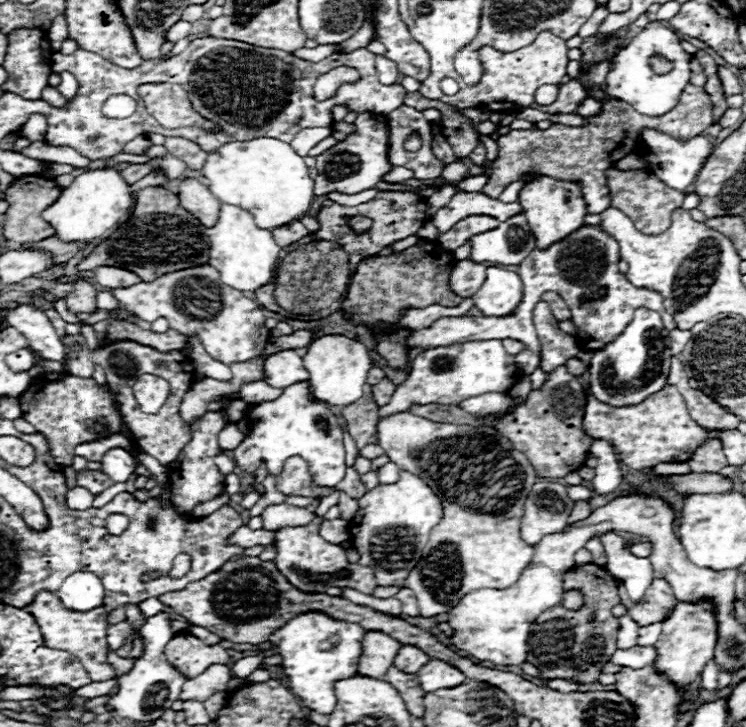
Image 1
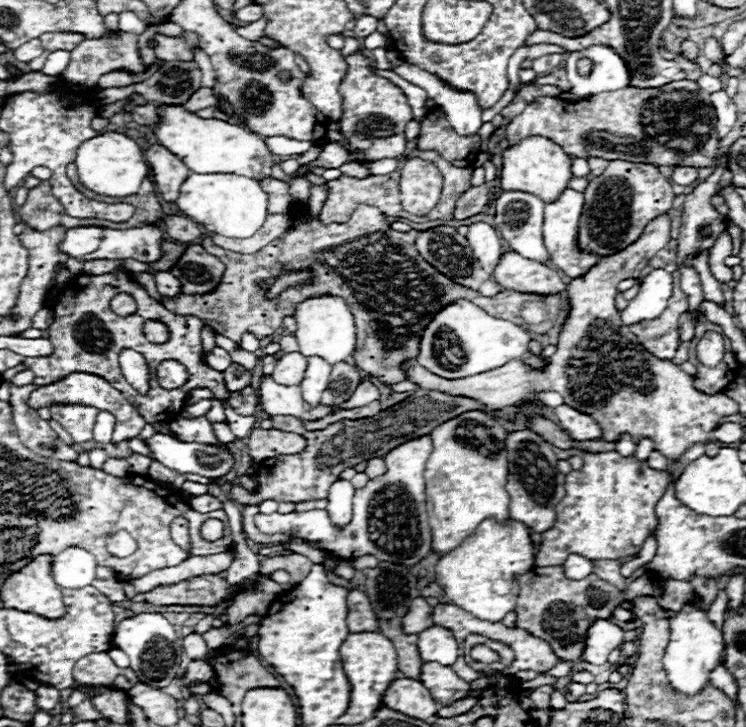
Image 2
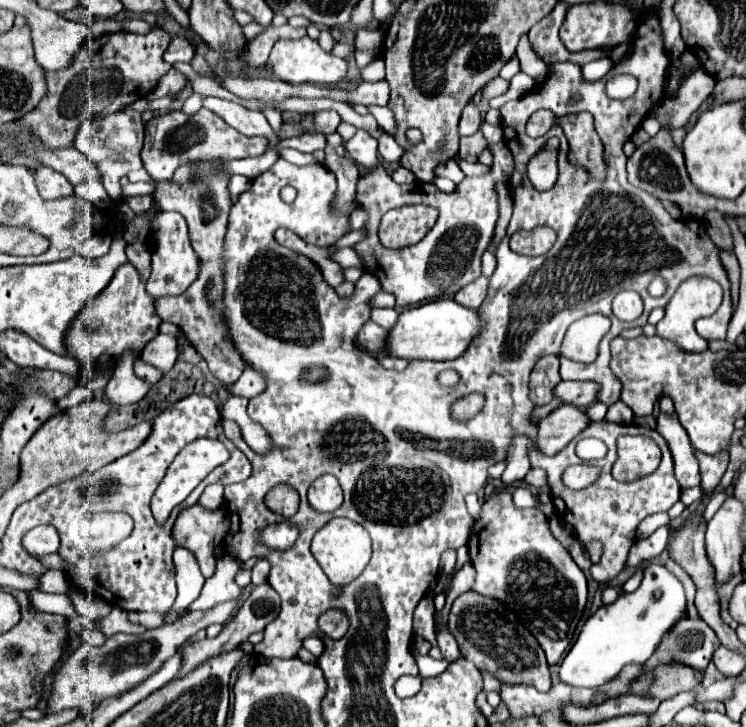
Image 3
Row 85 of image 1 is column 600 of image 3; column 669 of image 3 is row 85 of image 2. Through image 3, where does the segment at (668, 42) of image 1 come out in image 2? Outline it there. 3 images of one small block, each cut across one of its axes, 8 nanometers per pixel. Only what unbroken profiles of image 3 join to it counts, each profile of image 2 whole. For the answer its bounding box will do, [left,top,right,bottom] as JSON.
[564,44,630,98]

